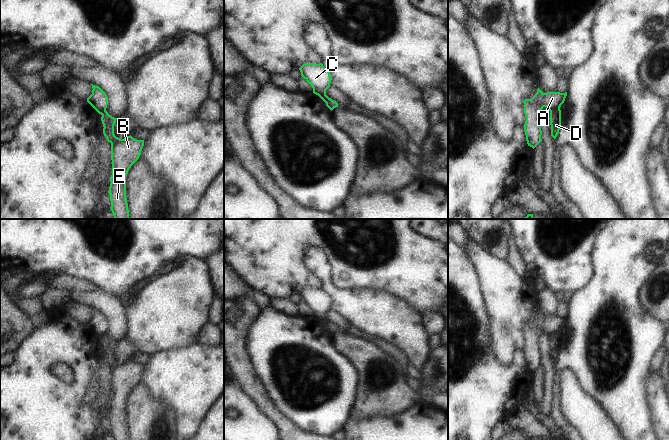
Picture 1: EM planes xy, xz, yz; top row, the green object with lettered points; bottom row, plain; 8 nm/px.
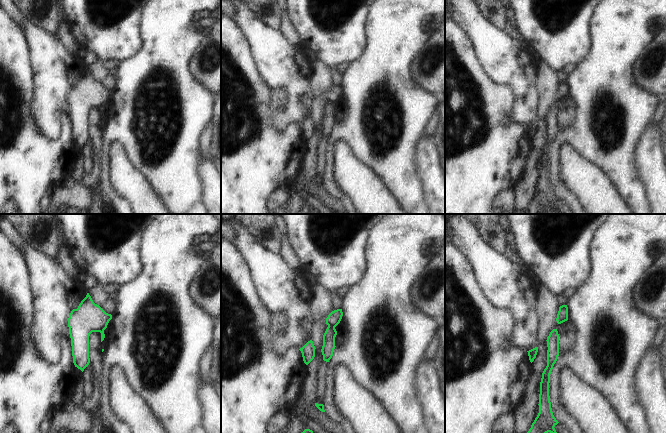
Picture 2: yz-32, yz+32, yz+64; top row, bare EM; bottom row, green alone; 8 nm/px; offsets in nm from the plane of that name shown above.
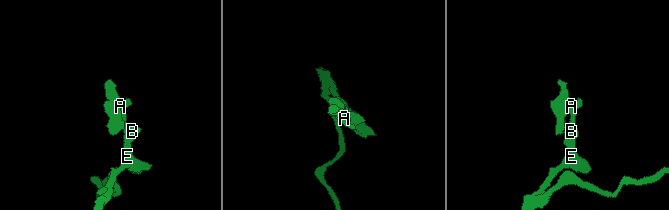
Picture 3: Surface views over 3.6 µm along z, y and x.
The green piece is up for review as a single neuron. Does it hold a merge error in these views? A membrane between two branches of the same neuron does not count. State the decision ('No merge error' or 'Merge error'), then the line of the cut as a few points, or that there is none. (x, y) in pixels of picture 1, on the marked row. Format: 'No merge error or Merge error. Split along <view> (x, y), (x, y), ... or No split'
Merge error. Split along yz (559, 108), (553, 108), (550, 111)

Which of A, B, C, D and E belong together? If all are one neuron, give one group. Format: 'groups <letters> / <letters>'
groups A C / B D E

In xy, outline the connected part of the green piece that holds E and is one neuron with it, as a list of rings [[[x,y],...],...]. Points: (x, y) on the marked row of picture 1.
[[[106,110],[101,113],[103,134],[111,143],[112,175],[110,177],[109,195],[111,211],[114,219],[129,219],[126,198],[126,176],[131,166],[139,159],[144,140],[137,140],[131,135],[120,139],[114,134],[117,118],[112,117]]]

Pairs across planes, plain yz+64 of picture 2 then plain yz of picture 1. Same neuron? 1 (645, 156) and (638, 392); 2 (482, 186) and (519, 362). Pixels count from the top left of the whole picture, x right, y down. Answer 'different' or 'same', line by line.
1: different
2: same

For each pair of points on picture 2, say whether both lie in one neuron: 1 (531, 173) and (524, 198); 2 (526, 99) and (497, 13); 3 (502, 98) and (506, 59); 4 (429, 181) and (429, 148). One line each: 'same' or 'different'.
1: same
2: different
3: different
4: same

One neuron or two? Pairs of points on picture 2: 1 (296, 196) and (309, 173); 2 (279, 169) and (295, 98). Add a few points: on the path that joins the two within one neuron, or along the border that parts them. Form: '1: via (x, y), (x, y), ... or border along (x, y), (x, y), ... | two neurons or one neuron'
1: via (300, 190), (304, 179) | one neuron
2: border along (287, 101), (272, 118), (278, 130) | two neurons

